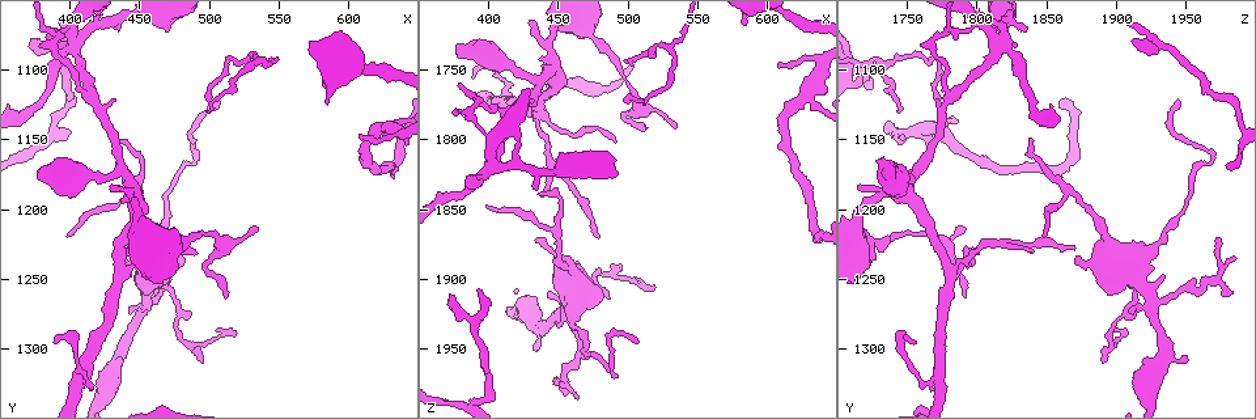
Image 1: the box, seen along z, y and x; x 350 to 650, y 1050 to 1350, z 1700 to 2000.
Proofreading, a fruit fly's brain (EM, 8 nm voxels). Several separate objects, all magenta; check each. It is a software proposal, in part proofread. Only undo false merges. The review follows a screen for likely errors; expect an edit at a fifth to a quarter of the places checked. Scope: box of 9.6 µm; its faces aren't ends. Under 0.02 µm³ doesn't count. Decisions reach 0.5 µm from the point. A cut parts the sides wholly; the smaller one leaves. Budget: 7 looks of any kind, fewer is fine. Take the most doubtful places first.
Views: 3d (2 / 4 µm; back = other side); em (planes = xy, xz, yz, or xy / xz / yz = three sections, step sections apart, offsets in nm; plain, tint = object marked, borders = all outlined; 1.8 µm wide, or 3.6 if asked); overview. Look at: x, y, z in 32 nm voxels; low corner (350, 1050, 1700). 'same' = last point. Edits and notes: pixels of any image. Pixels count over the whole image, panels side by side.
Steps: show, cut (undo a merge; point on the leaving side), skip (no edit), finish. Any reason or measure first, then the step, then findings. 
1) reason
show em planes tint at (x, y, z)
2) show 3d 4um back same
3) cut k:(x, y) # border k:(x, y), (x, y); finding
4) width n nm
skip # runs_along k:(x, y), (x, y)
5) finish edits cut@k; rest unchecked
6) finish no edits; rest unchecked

thick turns thin
show em 3.6um planes tint at (402, 1084, 1816)

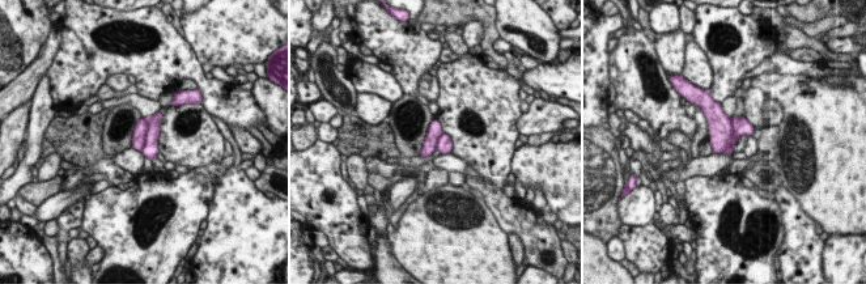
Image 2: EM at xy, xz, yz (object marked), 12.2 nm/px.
width 260 nm
cut 2:(141, 126) # a second neuron is stuck on

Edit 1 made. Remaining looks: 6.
sharp bend
show 3d 4um at (436, 1242, 1780)

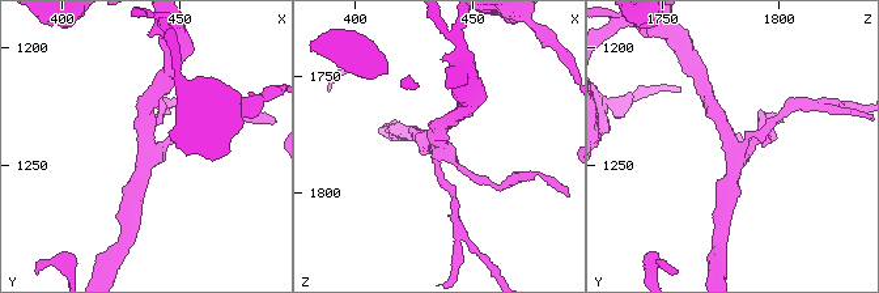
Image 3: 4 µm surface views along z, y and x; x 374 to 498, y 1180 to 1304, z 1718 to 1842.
arms 4
show em planes tint at (437, 1240, 1781)

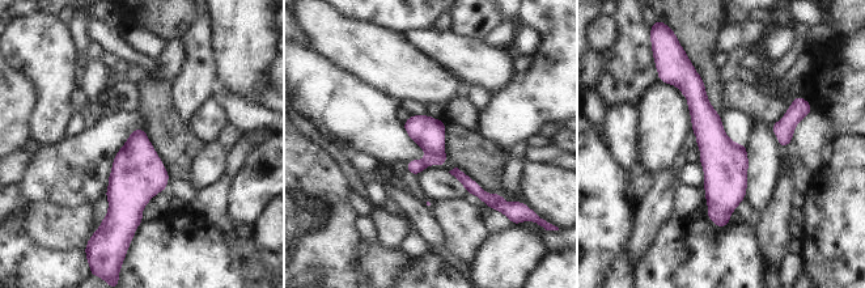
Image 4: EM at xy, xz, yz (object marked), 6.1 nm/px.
skip # runs_along 4:(691, 73), (719, 155), (719, 223); continuous, no second neuron

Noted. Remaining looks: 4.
a fork
show em xy step 4 tint at (628, 1140, 1768)

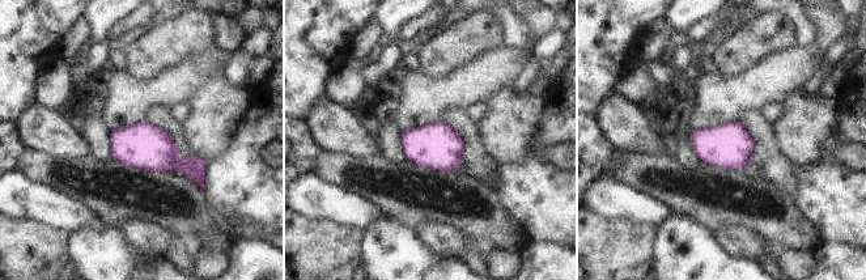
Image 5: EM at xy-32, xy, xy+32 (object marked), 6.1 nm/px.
show em planes tint same

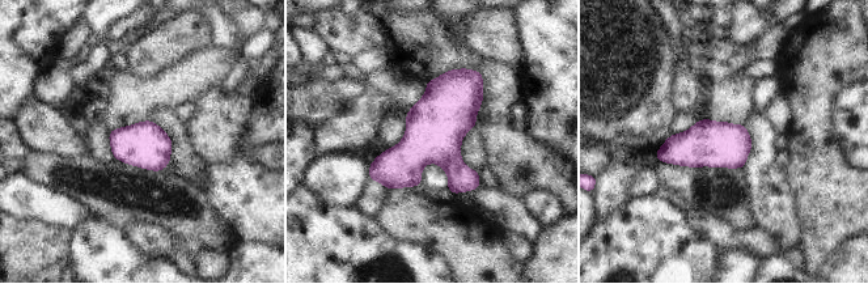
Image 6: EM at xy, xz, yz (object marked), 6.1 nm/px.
width 280 nm
skip # all the same neuron

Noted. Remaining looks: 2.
finish edits cut@2; rest unchecked

